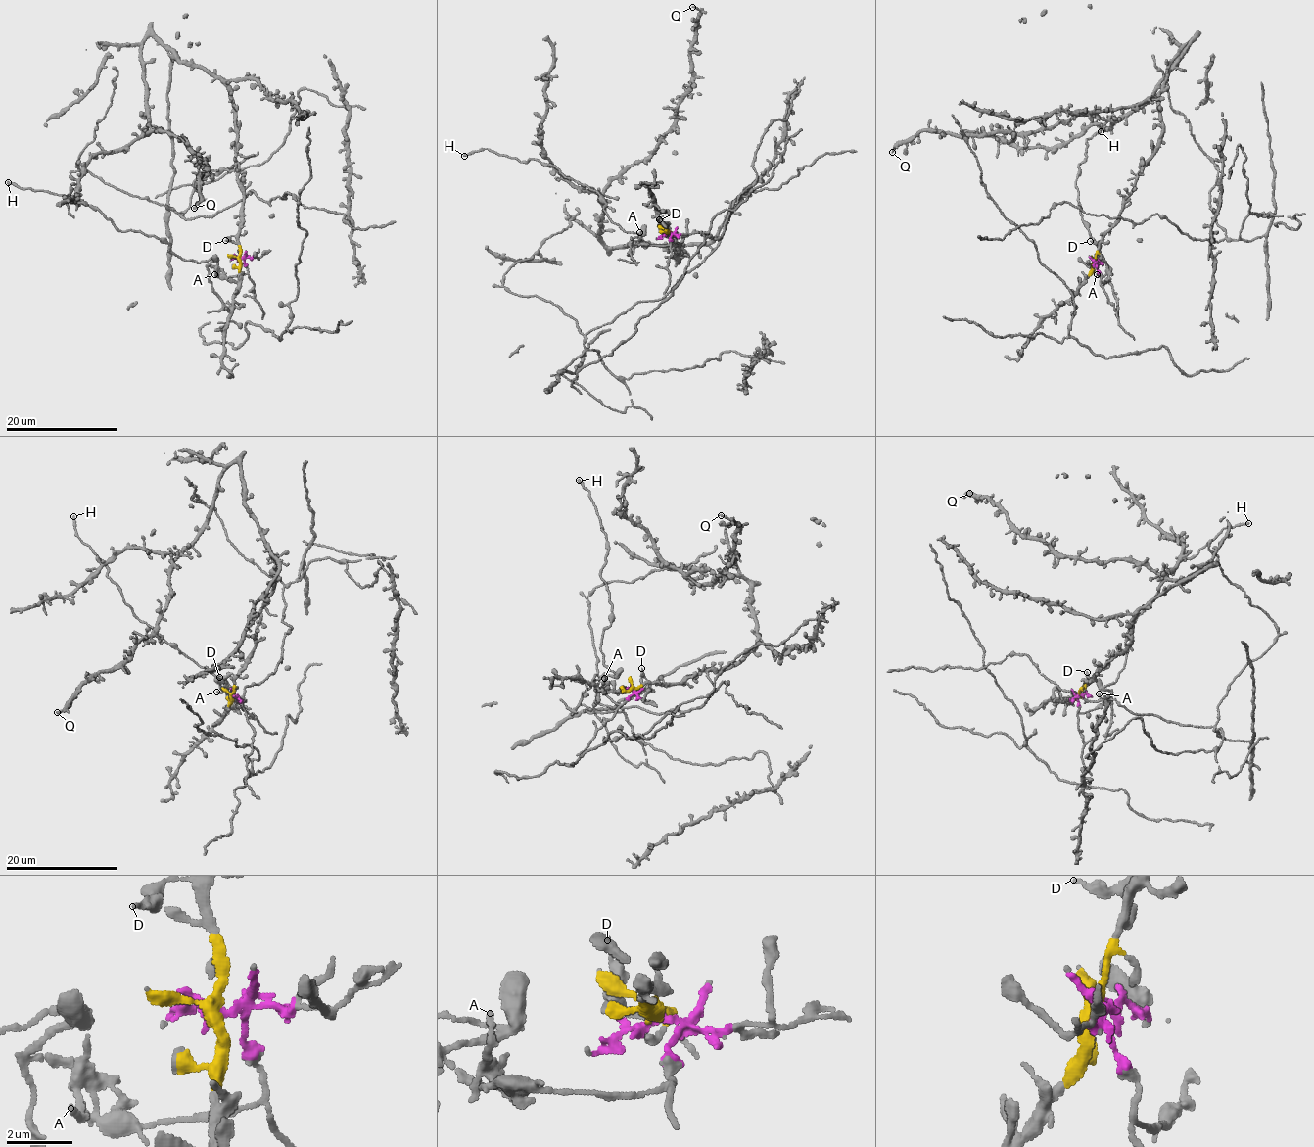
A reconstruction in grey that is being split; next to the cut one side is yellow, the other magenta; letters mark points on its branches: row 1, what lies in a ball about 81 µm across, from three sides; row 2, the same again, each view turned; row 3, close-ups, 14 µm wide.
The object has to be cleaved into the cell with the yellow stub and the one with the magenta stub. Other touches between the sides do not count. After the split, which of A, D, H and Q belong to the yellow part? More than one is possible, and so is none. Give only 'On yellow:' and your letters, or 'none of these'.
On yellow: D, Q

